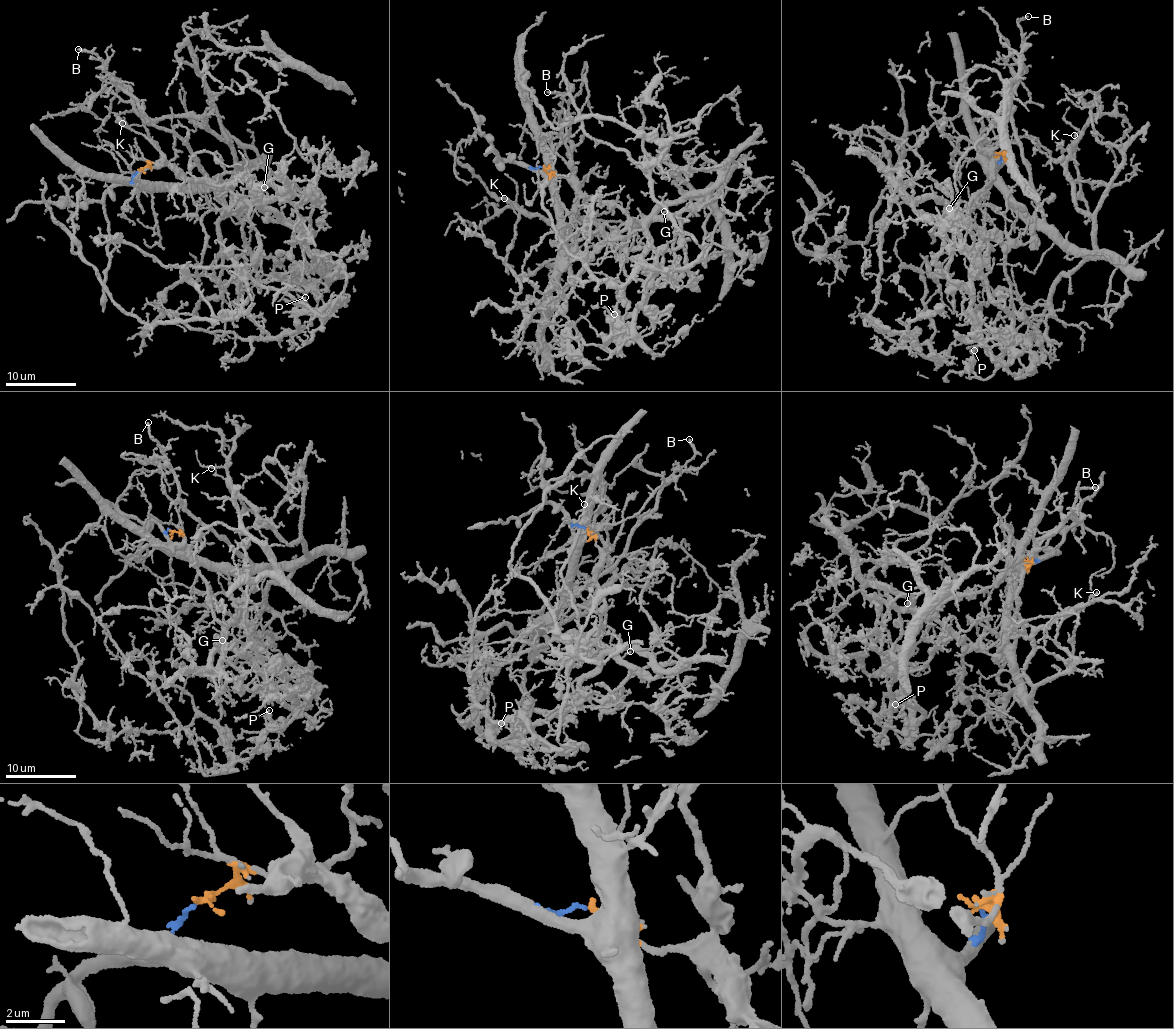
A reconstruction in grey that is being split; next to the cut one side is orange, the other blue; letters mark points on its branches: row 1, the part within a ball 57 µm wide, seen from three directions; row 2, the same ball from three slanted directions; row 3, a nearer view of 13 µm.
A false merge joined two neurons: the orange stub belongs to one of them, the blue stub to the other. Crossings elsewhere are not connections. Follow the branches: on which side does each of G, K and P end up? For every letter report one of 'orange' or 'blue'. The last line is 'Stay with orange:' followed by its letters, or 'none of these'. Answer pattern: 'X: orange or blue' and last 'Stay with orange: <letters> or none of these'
G: orange
K: blue
P: orange
Stay with orange: G, P

